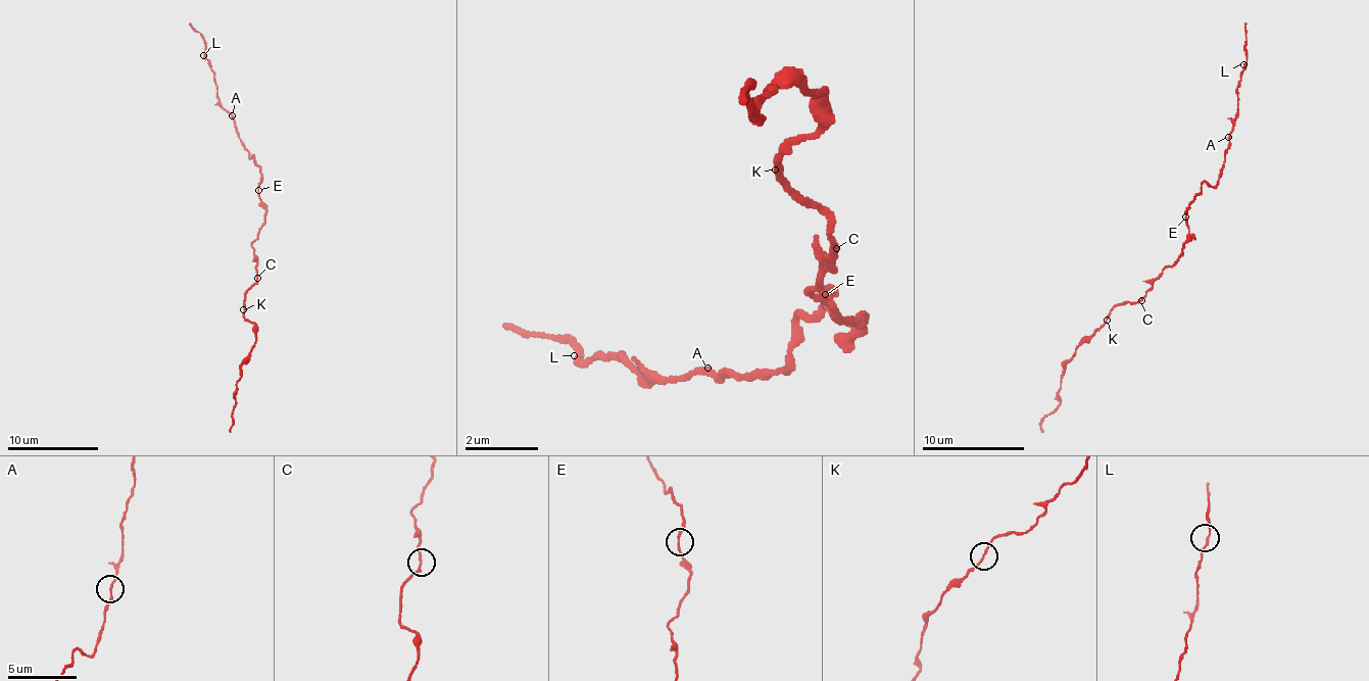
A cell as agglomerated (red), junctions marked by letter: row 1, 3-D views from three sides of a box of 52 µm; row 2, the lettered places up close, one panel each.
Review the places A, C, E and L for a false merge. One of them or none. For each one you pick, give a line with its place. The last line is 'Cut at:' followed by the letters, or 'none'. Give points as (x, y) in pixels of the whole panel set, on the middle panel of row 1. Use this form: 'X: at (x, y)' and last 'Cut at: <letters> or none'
Cut at: none

